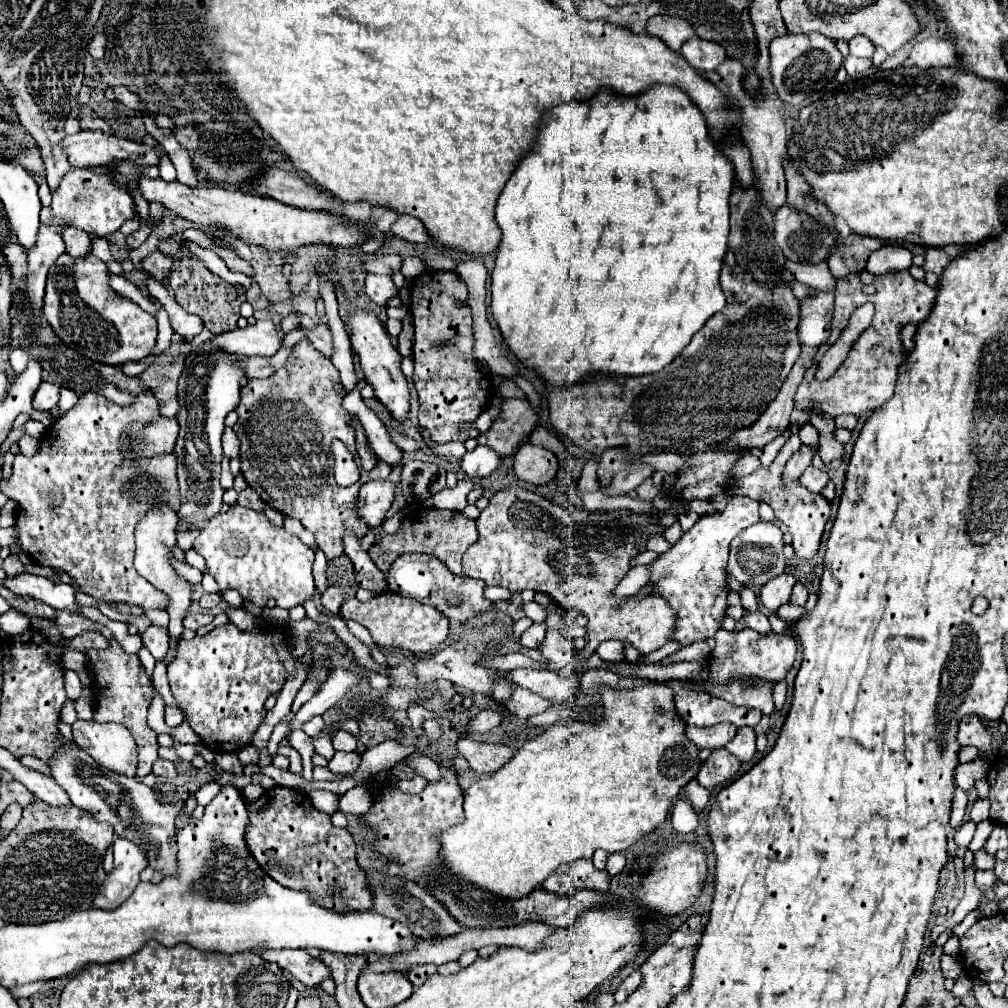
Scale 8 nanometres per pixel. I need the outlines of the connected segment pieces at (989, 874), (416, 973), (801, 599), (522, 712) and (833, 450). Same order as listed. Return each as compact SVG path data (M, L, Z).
M979 870L979 890L981 890L981 894L985 894L995 880L997 880L997 876L993 874L993 870Z
M421 964L421 966L415 966L415 968L411 968L409 972L407 972L407 978L409 978L409 982L413 984L413 986L421 986L431 974L435 974L437 972L437 966L433 966L433 964Z
M797 580L797 584L793 586L793 592L791 592L791 602L793 602L793 604L799 604L799 606L805 606L805 602L807 602L807 594L809 594L807 586L805 586L803 582Z
M519 688L517 692L513 692L511 700L513 700L513 708L511 708L511 710L513 710L513 714L519 716L521 720L527 720L529 716L539 714L539 712L543 712L545 708L551 706L551 702L547 702L545 698L537 696L537 694L533 694L533 692L525 690L525 688Z
M825 422L823 426L819 426L819 436L821 436L819 456L823 464L829 464L831 460L837 460L843 456L843 444L833 438L833 430L835 430L833 422Z

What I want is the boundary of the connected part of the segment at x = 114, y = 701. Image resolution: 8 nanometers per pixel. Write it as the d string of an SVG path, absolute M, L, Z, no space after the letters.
M109 638L107 650L87 650L85 656L89 660L91 678L93 678L93 694L95 694L95 706L93 706L93 718L97 722L119 722L127 726L137 742L139 748L139 766L137 766L137 780L151 774L153 762L157 756L157 734L147 724L147 712L153 700L153 686L151 680L135 654L127 654L121 650L121 646Z

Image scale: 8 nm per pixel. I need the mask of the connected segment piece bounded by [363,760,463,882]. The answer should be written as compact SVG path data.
M439 760L439 766L443 778L435 784L427 784L421 794L403 794L389 786L363 816L363 820L379 832L377 850L389 860L399 860L403 864L401 874L413 882L419 882L427 874L435 874L435 866L439 864L439 834L449 826L463 822L463 792L457 784L457 776L449 770L445 760Z

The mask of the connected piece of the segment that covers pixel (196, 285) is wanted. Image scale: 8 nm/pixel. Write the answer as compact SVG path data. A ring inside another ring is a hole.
M185 242L181 244L181 248L173 254L173 262L177 264L175 270L171 270L169 276L169 284L175 290L175 298L177 302L187 310L193 312L197 316L203 318L203 324L213 332L213 334L223 334L229 332L233 328L237 328L237 320L239 320L239 306L245 302L245 288L235 286L225 282L223 278L219 278L217 274L213 274L201 260L197 260L195 256L191 256L189 248L185 246Z

